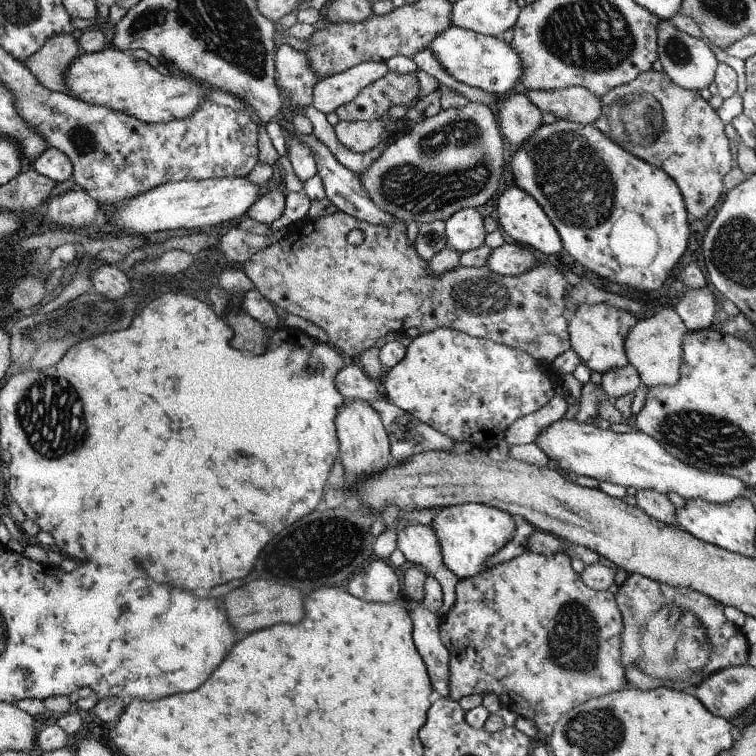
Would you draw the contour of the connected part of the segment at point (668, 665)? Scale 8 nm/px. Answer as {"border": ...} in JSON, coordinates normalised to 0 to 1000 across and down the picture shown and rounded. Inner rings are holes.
{"border":[[[844,758],[832,759],[832,763],[819,775],[813,792],[819,802],[821,813],[824,815],[824,827],[827,828],[821,836],[821,874],[827,886],[827,893],[832,907],[849,913],[865,913],[868,909],[886,909],[889,913],[898,913],[917,917],[929,899],[940,892],[948,890],[951,886],[976,880],[989,878],[991,849],[985,843],[980,829],[974,828],[968,821],[958,813],[958,800],[947,796],[943,791],[915,780],[913,776],[892,776],[870,769],[860,767],[860,765],[849,762]]]}

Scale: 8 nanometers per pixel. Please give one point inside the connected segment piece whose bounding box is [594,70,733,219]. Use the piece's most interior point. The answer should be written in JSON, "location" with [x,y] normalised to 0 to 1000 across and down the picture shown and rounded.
{"location":[893,171]}

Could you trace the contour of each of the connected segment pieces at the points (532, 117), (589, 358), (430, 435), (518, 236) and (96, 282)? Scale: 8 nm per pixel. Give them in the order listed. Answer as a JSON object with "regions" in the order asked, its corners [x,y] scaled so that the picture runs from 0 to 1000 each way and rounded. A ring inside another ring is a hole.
{"regions":[[[[689,123],[663,127],[655,149],[669,189],[683,198],[717,163],[716,146]]],[[[796,399],[787,403],[767,403],[759,421],[750,429],[750,438],[755,459],[769,474],[769,479],[775,480],[782,491],[796,495],[802,489],[832,481],[827,467],[827,444],[841,427],[843,422],[837,414]]],[[[511,528],[495,529],[491,536],[497,540],[516,575],[519,615],[529,612],[537,603],[561,597],[598,597],[601,583],[553,556],[546,548],[521,537]]],[[[683,245],[675,246],[660,262],[657,262],[656,280],[659,280],[659,283],[655,288],[660,296],[660,302],[664,302],[664,304],[675,312],[677,320],[688,320],[688,323],[696,323],[696,325],[701,324],[701,328],[709,328],[709,331],[714,331],[714,333],[718,333],[722,339],[738,336],[738,333],[745,329],[741,311],[735,302],[733,302],[730,292],[722,286],[722,282],[717,278],[717,274],[712,267],[688,247],[684,247]]],[[[135,349],[120,362],[120,374],[127,386],[146,397],[165,394],[165,389],[173,384],[172,370],[164,358],[151,349]]]]}

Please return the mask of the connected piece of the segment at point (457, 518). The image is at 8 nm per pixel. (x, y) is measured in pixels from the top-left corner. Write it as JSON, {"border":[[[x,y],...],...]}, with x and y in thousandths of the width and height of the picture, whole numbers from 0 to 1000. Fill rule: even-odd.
{"border":[[[611,665],[581,675],[569,696],[579,710],[586,745],[607,766],[615,766],[643,751],[643,739],[669,722],[683,694],[681,684],[673,677],[640,665]]]}

